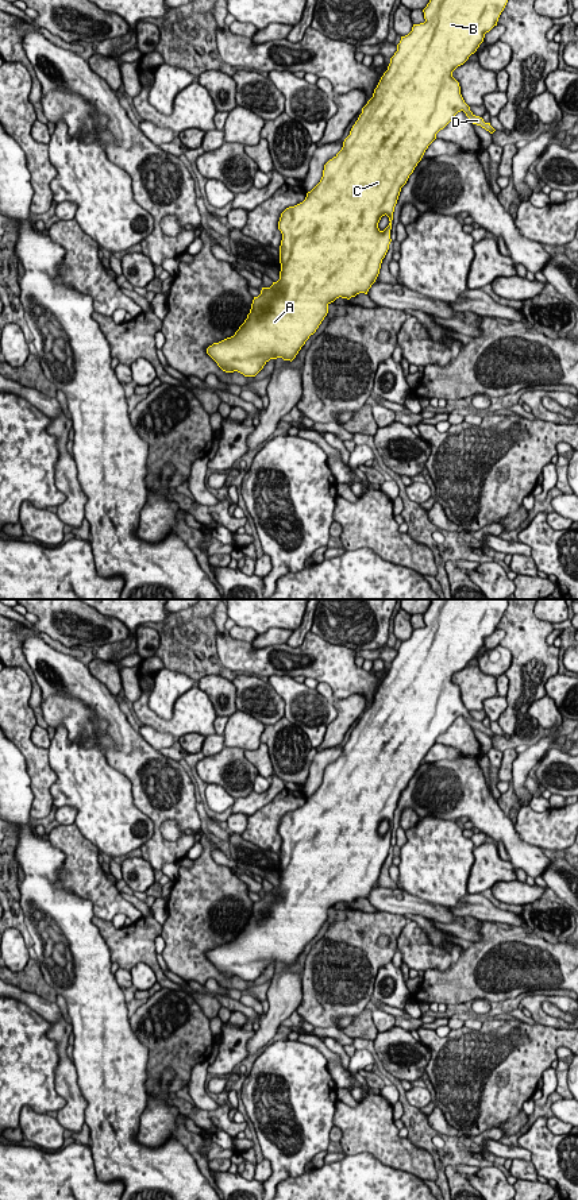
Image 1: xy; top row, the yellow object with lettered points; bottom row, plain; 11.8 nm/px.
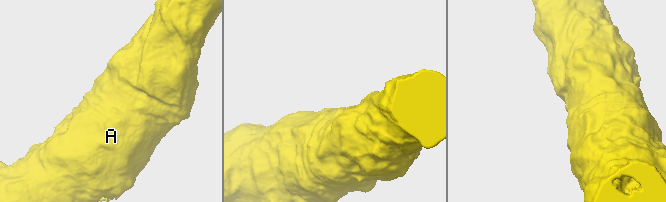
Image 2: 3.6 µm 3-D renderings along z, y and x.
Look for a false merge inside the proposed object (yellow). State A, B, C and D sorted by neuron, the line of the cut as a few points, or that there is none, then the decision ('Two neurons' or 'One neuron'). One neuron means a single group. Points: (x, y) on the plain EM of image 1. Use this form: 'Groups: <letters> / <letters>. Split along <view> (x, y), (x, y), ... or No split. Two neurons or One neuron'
Groups: A B C D. No split. One neuron

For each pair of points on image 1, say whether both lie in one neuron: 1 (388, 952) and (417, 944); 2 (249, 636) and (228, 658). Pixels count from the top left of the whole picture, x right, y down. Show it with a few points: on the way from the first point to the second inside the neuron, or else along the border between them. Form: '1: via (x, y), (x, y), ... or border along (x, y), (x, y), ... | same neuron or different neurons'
1: border along (408, 919), (397, 938), (396, 946) | different neurons
2: border along (227, 632), (232, 637), (249, 643) | different neurons

